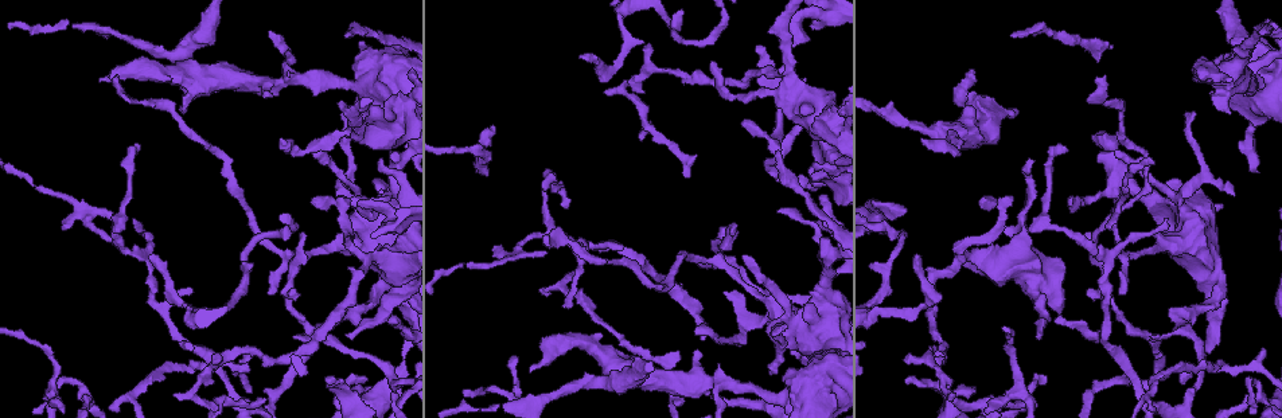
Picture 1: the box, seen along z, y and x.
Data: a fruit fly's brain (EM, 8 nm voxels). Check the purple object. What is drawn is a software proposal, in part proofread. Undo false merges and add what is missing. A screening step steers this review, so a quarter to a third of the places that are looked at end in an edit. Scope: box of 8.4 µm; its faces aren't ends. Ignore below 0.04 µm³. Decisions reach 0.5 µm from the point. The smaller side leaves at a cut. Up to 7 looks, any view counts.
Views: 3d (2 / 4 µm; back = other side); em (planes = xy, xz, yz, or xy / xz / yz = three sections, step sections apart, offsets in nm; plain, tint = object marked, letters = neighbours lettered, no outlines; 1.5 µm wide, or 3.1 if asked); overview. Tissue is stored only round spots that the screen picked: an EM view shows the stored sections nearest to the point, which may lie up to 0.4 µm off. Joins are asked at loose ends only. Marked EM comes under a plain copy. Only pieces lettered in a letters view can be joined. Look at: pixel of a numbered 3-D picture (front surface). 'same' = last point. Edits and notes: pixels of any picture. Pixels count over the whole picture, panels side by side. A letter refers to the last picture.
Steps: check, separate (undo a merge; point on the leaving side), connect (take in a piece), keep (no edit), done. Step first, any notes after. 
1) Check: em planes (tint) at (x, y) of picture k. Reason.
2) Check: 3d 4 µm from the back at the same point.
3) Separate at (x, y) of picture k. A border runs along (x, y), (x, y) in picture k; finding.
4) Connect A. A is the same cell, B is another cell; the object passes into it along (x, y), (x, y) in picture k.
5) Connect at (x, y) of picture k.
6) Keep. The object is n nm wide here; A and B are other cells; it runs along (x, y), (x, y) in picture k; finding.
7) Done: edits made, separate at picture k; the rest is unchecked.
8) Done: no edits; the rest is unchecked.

Check: 3d 4 µm at (1112, 224) of picture 1. Tapers out.

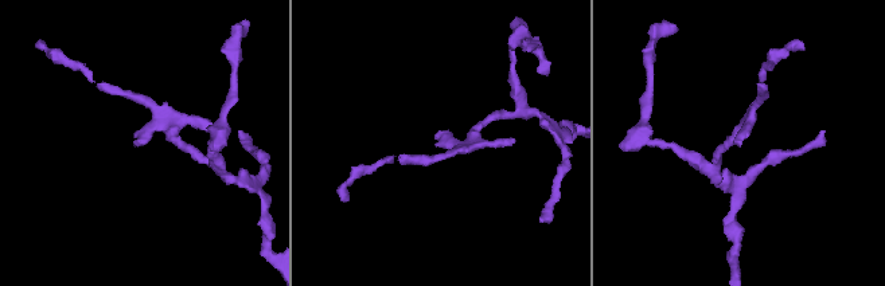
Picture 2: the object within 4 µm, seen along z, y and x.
Check: em yz step 8 (tint) at (739, 139) of picture 2.

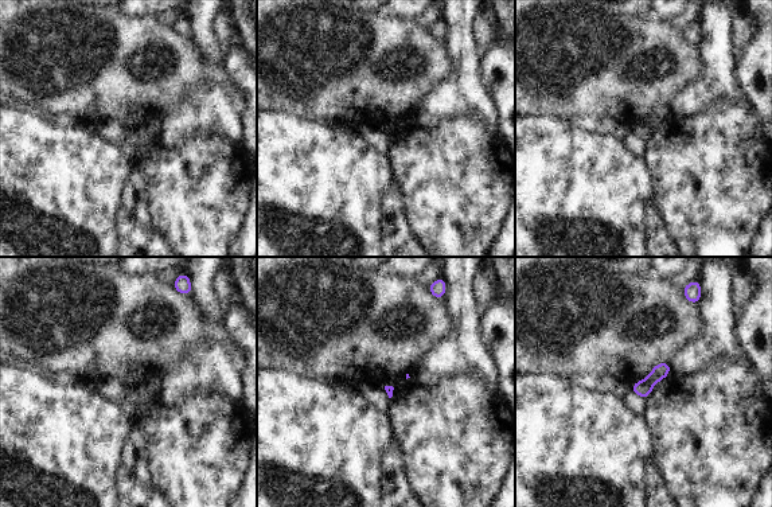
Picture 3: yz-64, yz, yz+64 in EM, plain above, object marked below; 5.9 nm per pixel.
Check: em xz step 8 (letters) at the same point.

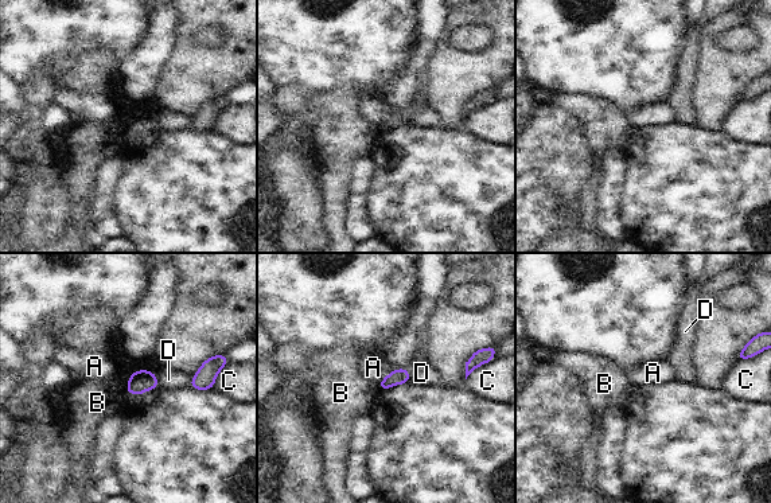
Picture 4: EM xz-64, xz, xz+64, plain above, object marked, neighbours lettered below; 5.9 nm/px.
Keep. The longest contact is with C, 220 nm; A, B, C and D are other cells; no lettered piece goes on from it.

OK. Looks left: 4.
Check: em xy step 4 (letters) at (180, 112) of picture 1. Stops while still wide.

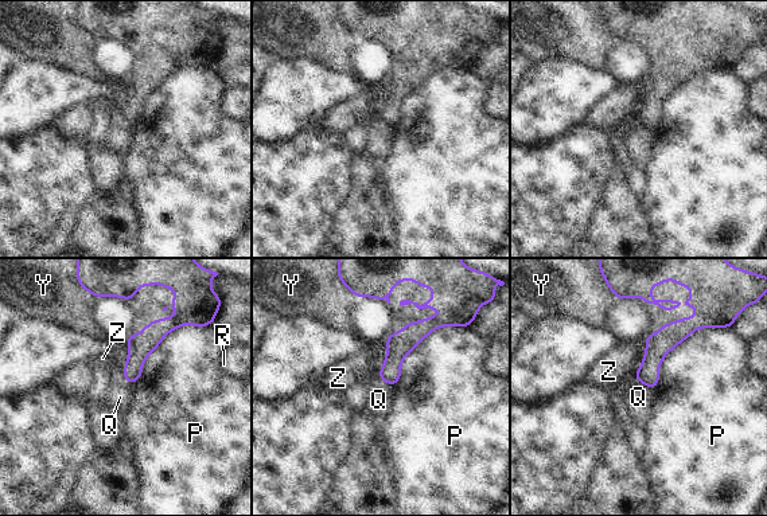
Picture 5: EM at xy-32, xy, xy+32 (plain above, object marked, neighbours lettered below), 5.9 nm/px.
Check: em xz step 4 (letters) at the same point. Cut it another way.

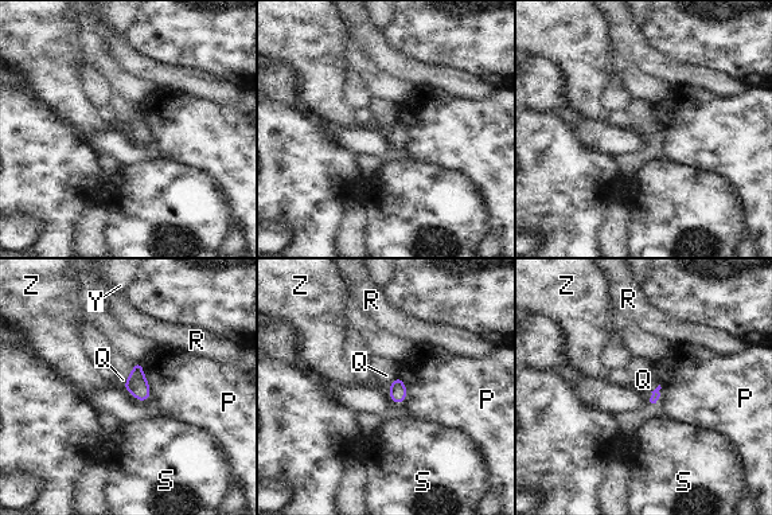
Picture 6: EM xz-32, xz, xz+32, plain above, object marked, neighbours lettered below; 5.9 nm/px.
Keep. P, Q, R, S, Y and Z are other cells; a border runs along (397, 375), (386, 389) in picture 6; no lettered piece goes on from it.

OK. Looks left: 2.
Check: em xz step 8 (tint) at (189, 289) of picture 1. Free end.

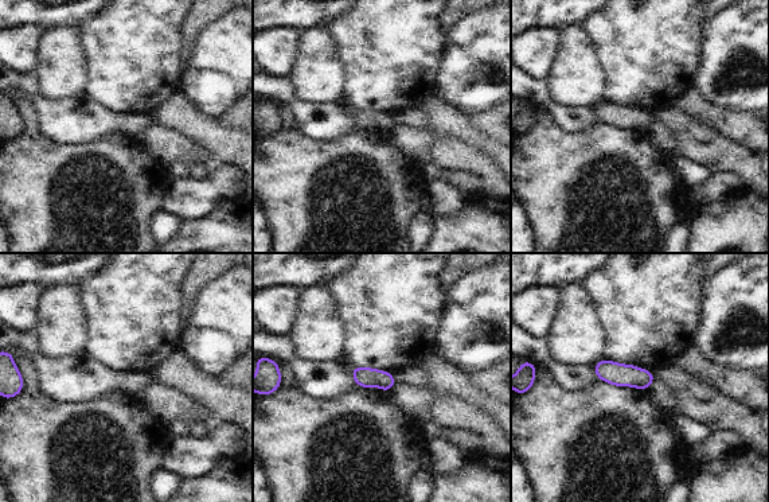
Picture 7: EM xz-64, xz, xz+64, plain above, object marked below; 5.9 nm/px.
Check: em planes (letters) at the same point. Another direction.

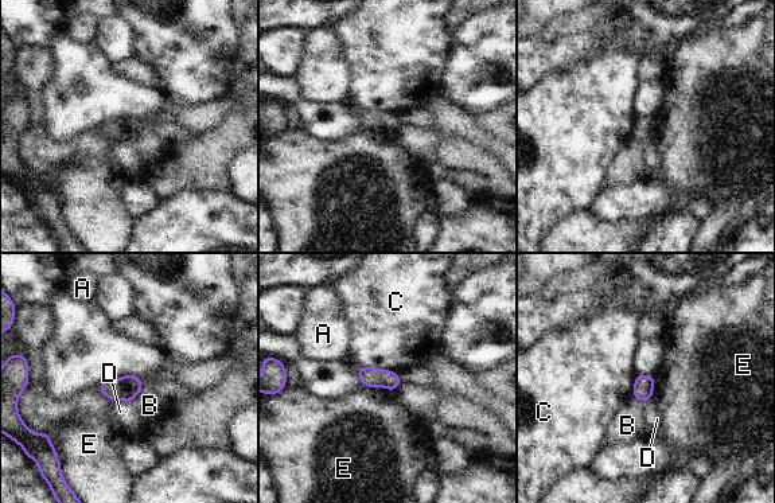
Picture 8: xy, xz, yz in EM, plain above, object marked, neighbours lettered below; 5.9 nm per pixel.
Keep. The longest contact is with C, 240 nm; A, B, C, D and E are other cells; none of them fits.

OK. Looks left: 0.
Done: no edits; the rest is unchecked.

